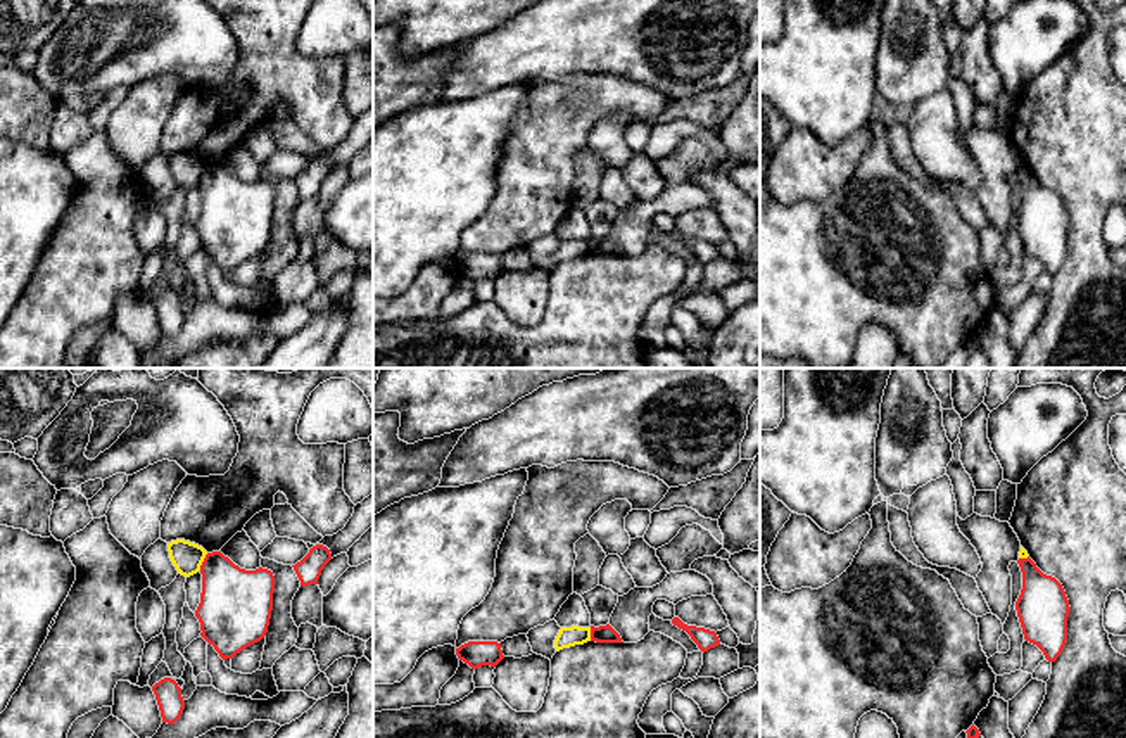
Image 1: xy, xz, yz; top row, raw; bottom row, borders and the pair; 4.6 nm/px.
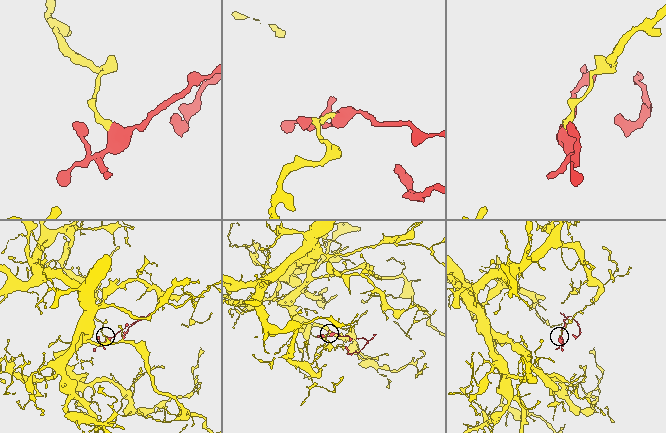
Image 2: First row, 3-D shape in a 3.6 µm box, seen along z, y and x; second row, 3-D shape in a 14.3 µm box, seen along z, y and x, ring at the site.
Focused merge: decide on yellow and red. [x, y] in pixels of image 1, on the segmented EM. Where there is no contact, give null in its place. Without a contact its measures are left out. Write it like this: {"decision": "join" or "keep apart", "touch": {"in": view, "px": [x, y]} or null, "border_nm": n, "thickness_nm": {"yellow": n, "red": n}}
{"decision": "keep apart", "touch": {"in": "xy", "px": [202, 560]}, "border_nm": 90, "thickness_nm": {"yellow": 150, "red": 320}}

